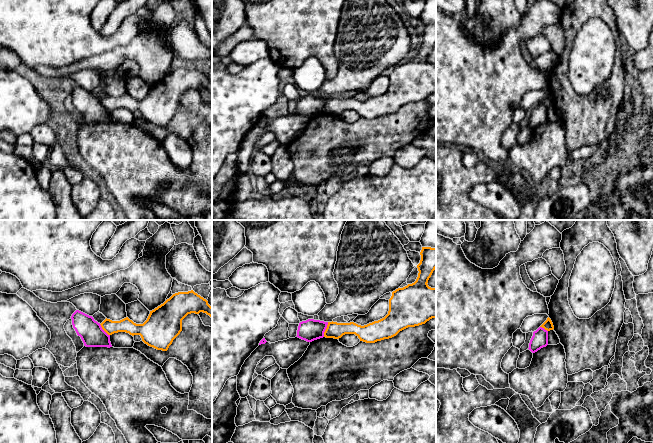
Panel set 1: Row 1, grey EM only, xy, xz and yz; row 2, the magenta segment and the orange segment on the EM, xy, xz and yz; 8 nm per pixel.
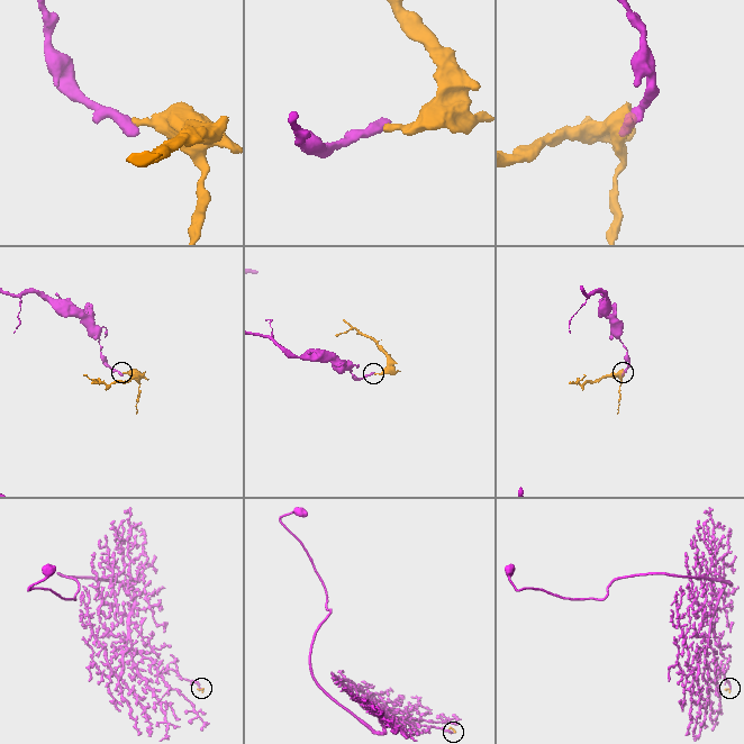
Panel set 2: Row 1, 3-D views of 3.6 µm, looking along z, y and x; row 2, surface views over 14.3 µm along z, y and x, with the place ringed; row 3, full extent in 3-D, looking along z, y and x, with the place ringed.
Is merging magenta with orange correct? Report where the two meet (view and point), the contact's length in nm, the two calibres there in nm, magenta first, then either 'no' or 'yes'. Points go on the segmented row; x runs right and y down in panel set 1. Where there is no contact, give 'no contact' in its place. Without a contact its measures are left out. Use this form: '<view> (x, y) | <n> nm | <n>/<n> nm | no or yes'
xz (325, 329) | 130 nm | 170/130 nm | no

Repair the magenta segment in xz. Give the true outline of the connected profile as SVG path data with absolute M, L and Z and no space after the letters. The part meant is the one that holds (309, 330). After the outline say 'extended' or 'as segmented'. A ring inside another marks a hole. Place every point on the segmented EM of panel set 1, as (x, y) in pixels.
M314 319L302 321L299 323L296 337L307 342L323 338L327 325L328 322Z | as segmented

